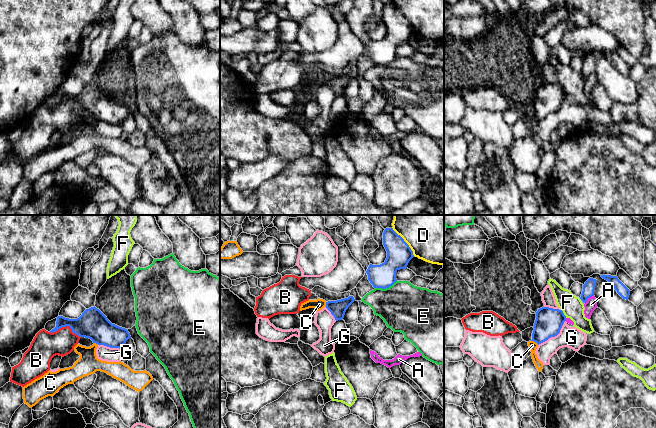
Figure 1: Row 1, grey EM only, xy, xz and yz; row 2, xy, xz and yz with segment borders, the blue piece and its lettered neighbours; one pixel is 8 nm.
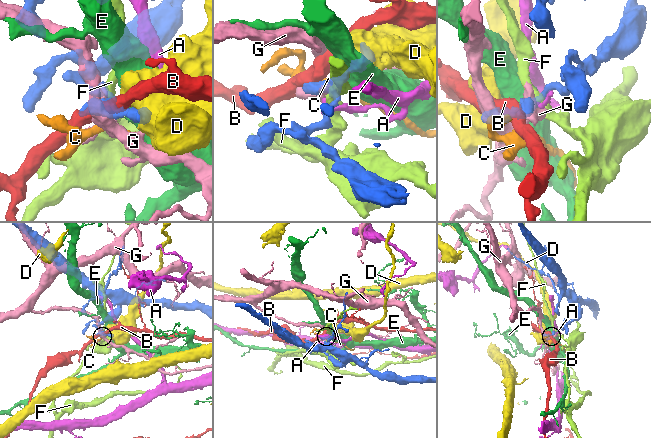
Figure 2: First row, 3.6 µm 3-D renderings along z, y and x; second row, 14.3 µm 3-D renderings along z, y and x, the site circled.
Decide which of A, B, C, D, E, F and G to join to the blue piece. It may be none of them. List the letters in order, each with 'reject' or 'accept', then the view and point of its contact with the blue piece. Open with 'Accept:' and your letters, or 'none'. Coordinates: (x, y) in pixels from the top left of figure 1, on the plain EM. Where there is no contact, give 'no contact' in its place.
Accept: none
A: reject; contact yz (587, 75)
B: reject; contact xy (66, 101)
C: reject; contact yz (535, 117)
D: reject; contact xz (404, 17)
E: reject; contact xz (385, 64)
F: reject; contact yz (563, 89)
G: reject; contact yz (554, 112)

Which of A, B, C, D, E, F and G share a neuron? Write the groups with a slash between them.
A / B / C E / D / F / G

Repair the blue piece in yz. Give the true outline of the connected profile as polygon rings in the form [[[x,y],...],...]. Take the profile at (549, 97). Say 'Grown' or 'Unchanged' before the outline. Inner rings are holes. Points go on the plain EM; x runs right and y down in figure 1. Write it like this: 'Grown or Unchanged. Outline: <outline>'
Unchanged. Outline: [[[549,83],[538,85],[531,117],[539,121],[551,113],[557,112],[565,97],[566,92],[562,86]]]

